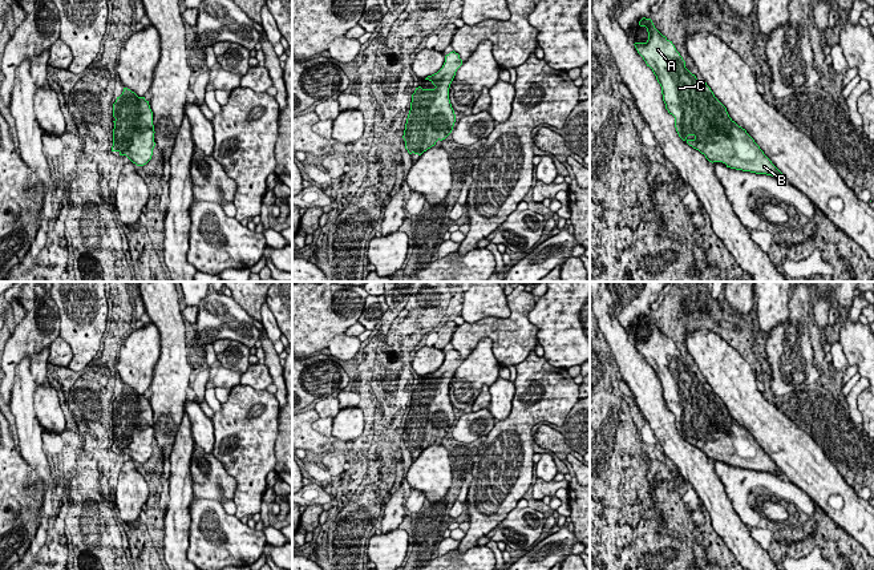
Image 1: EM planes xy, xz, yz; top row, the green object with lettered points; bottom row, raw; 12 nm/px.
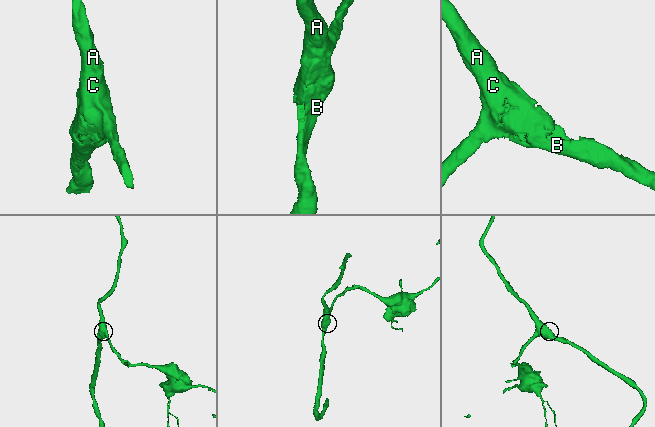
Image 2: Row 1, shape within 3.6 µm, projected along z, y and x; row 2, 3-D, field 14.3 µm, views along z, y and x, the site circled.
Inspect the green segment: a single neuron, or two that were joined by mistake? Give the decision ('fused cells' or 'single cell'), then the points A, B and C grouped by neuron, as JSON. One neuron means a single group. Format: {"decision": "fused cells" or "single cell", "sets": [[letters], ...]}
{"decision": "single cell", "sets": [["A", "B", "C"]]}

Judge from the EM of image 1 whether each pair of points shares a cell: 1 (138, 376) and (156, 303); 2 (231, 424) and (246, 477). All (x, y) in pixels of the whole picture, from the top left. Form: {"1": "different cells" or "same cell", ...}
{"1": "different cells", "2": "same cell"}

